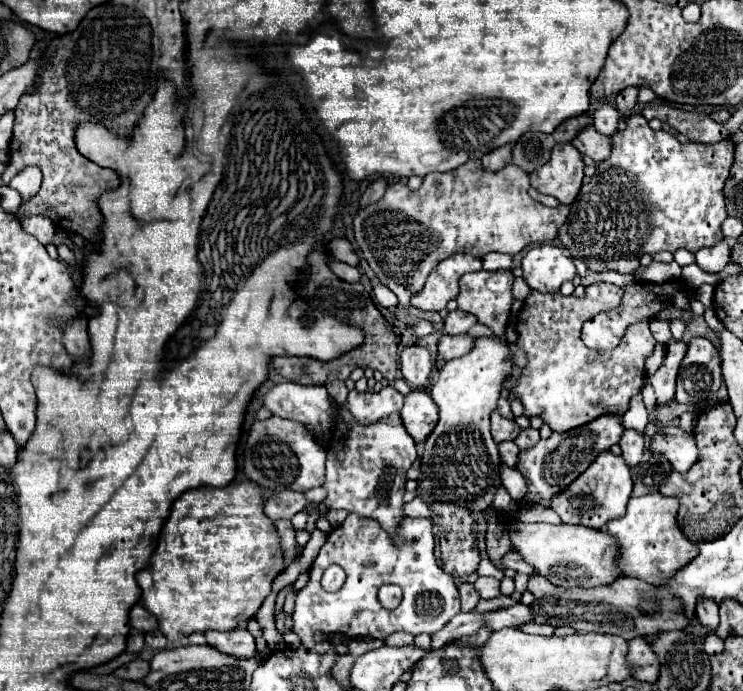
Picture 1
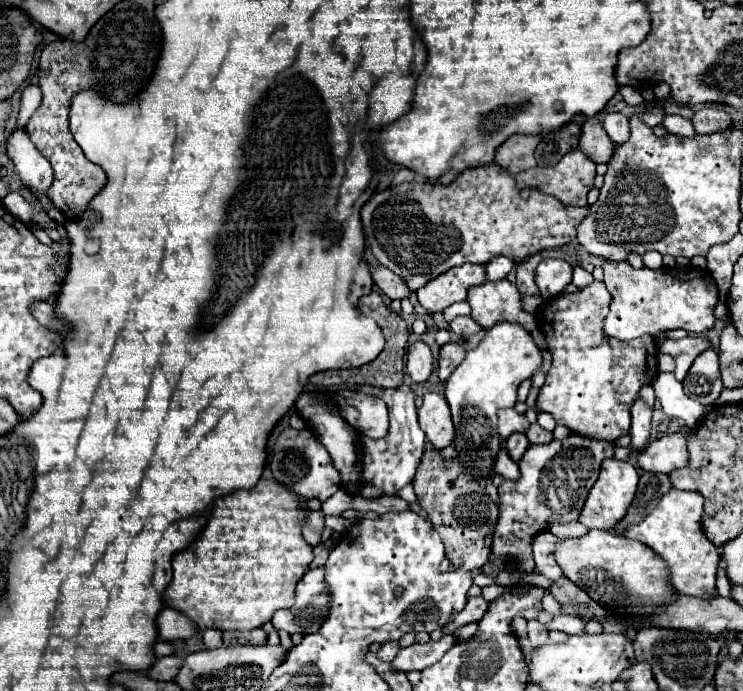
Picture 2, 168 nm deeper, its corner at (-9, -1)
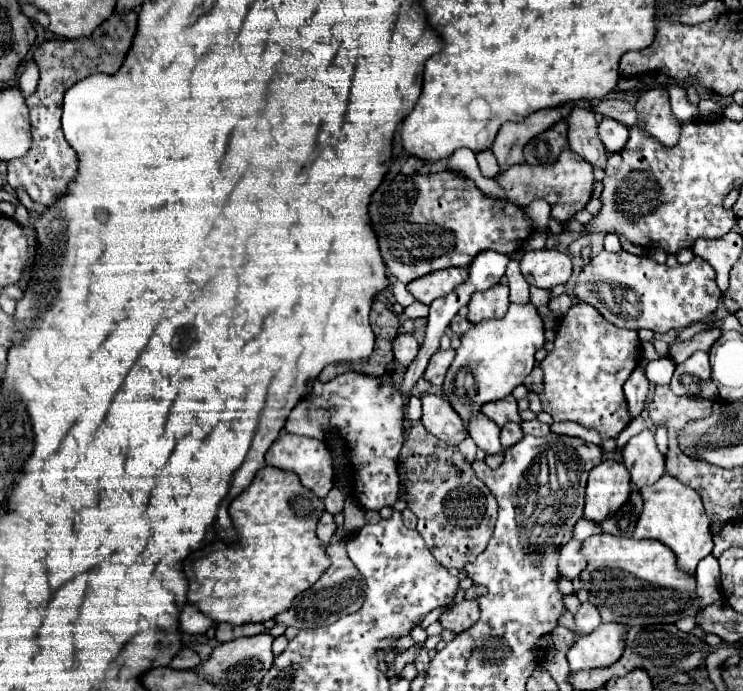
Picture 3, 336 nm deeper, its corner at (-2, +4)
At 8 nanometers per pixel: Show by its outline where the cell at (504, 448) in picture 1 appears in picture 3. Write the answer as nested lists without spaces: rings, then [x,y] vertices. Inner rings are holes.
[[[508,422],[506,426],[502,426],[500,436],[502,436],[502,448],[506,450],[506,448],[510,448],[512,444],[516,444],[518,440],[522,440],[524,434],[522,434],[520,424],[516,424],[516,422]]]

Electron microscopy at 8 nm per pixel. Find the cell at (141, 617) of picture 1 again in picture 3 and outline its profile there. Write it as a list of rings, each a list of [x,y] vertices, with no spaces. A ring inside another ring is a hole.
[[[188,604],[184,606],[184,612],[180,616],[180,626],[186,634],[204,634],[210,626],[214,626],[214,622],[208,616],[204,616],[196,606]]]

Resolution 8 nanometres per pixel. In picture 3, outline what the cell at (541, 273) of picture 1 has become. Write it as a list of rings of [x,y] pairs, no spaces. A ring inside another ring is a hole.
[[[536,250],[526,252],[520,260],[522,276],[530,286],[554,288],[566,284],[572,274],[572,260],[568,254],[556,250]]]

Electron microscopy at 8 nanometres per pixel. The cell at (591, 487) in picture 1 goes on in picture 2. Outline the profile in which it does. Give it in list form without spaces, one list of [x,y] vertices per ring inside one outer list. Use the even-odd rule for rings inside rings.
[[[617,459],[603,461],[599,479],[591,487],[591,493],[587,495],[587,501],[579,513],[579,523],[583,523],[587,529],[611,531],[627,513],[627,509],[637,493],[637,483],[639,483],[639,475],[629,461],[617,461]]]

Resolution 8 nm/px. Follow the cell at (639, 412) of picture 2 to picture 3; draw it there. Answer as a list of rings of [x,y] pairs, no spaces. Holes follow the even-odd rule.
[[[636,366],[634,372],[630,374],[630,378],[626,380],[624,394],[626,394],[626,400],[628,400],[630,414],[638,416],[642,412],[646,396],[648,396],[648,378],[646,378],[646,374],[640,366]]]

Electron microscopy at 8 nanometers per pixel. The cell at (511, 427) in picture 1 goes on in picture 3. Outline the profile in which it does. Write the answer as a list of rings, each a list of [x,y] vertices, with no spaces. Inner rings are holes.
[[[506,396],[506,398],[502,398],[502,400],[484,404],[482,412],[484,412],[490,420],[494,420],[498,426],[504,426],[506,422],[520,422],[518,404],[516,404],[514,396]]]

